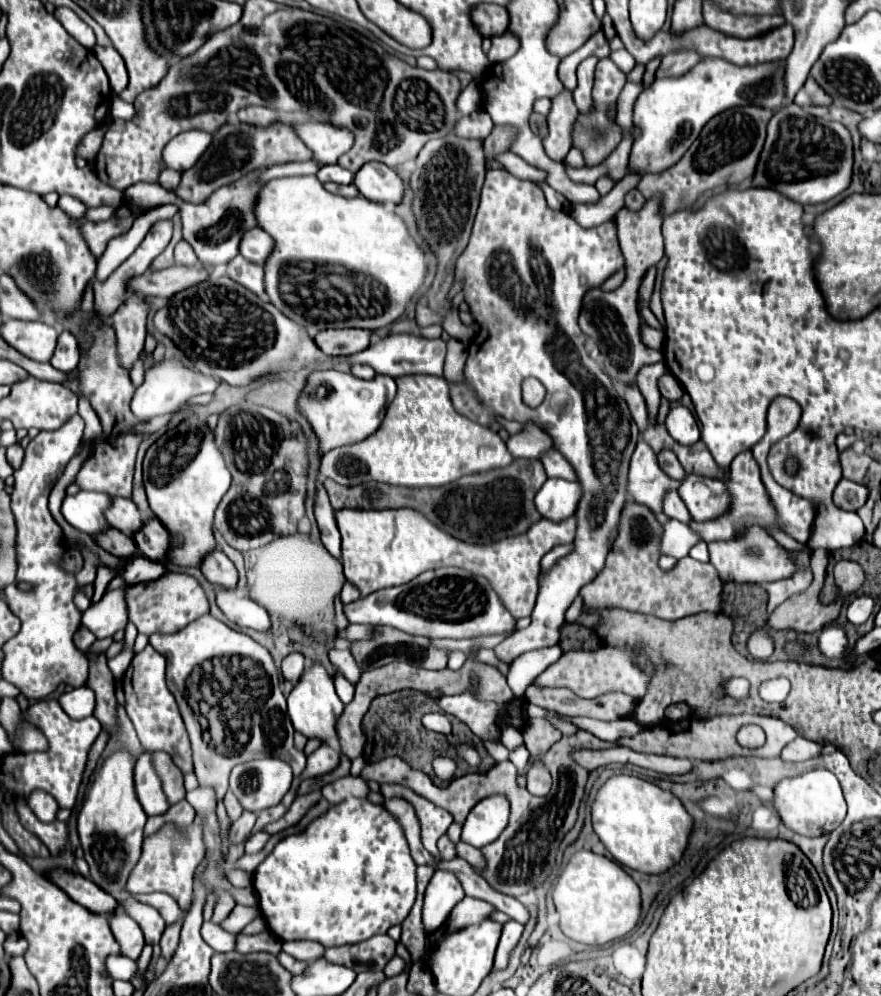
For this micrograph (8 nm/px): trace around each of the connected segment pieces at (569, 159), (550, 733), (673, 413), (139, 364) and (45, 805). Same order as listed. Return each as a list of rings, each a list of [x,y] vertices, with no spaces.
[[[572,148],[572,150],[566,154],[564,164],[566,164],[566,166],[570,166],[570,168],[582,168],[582,166],[584,166],[582,152],[580,152],[580,150],[576,150],[576,148]]]
[[[532,718],[532,720],[528,720],[522,736],[524,736],[524,744],[530,752],[530,758],[540,758],[562,736],[562,732],[558,732],[558,728],[554,728],[554,724],[550,724],[548,720]]]
[[[674,406],[670,410],[670,414],[666,418],[666,430],[682,446],[690,446],[700,440],[700,430],[698,430],[696,418],[684,406]]]
[[[140,352],[140,358],[134,362],[134,366],[132,366],[132,370],[130,370],[132,382],[134,382],[136,386],[140,386],[142,380],[144,380],[144,358],[146,358],[146,352]]]
[[[32,792],[30,800],[26,800],[30,810],[42,820],[42,822],[52,822],[58,812],[58,802],[48,794],[48,792]]]

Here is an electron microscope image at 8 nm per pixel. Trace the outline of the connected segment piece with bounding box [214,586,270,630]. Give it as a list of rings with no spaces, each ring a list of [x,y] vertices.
[[[214,586],[216,590],[216,604],[224,612],[224,616],[244,628],[254,628],[254,630],[270,630],[270,616],[268,612],[258,606],[250,598],[240,598],[234,594],[234,590],[224,590]]]

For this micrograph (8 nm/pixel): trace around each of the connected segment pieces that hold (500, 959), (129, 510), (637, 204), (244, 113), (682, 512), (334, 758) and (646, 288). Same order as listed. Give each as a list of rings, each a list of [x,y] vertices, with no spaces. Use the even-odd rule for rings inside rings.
[[[510,920],[508,924],[504,924],[504,930],[502,930],[502,938],[500,938],[500,944],[498,944],[498,950],[496,950],[496,960],[494,960],[494,970],[504,970],[508,966],[508,960],[510,960],[510,954],[512,950],[516,948],[520,936],[522,936],[522,930],[524,926]]]
[[[114,496],[114,504],[110,504],[110,512],[106,512],[106,520],[110,520],[110,526],[118,528],[126,536],[132,536],[144,522],[134,502],[130,498],[122,500],[118,496]]]
[[[632,190],[626,194],[626,208],[630,208],[630,210],[640,210],[644,206],[644,202],[646,202],[646,198],[638,190]]]
[[[258,106],[238,110],[238,118],[246,124],[256,124],[256,126],[268,126],[268,124],[280,120],[278,112],[274,112],[272,108],[258,108]]]
[[[668,492],[666,494],[666,498],[664,498],[664,514],[668,514],[674,520],[680,520],[680,522],[690,522],[692,520],[692,516],[690,516],[686,504],[682,502],[682,498],[678,496],[678,492]]]
[[[322,744],[314,754],[308,756],[308,764],[302,772],[304,778],[314,778],[314,776],[322,776],[328,774],[332,770],[336,770],[340,766],[340,752],[332,746]]]
[[[650,268],[642,280],[642,286],[640,286],[640,298],[642,300],[650,300],[650,294],[652,294],[652,288],[654,288],[654,276],[656,276],[656,268]]]

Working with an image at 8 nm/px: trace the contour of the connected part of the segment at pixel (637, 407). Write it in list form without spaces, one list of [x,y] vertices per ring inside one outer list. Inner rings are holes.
[[[634,384],[628,386],[628,388],[626,388],[626,396],[624,396],[624,400],[626,400],[626,404],[628,404],[628,408],[630,408],[630,414],[632,414],[634,422],[638,424],[640,432],[644,432],[646,426],[648,426],[648,412],[646,412],[644,396],[640,394],[638,386],[634,386]]]

